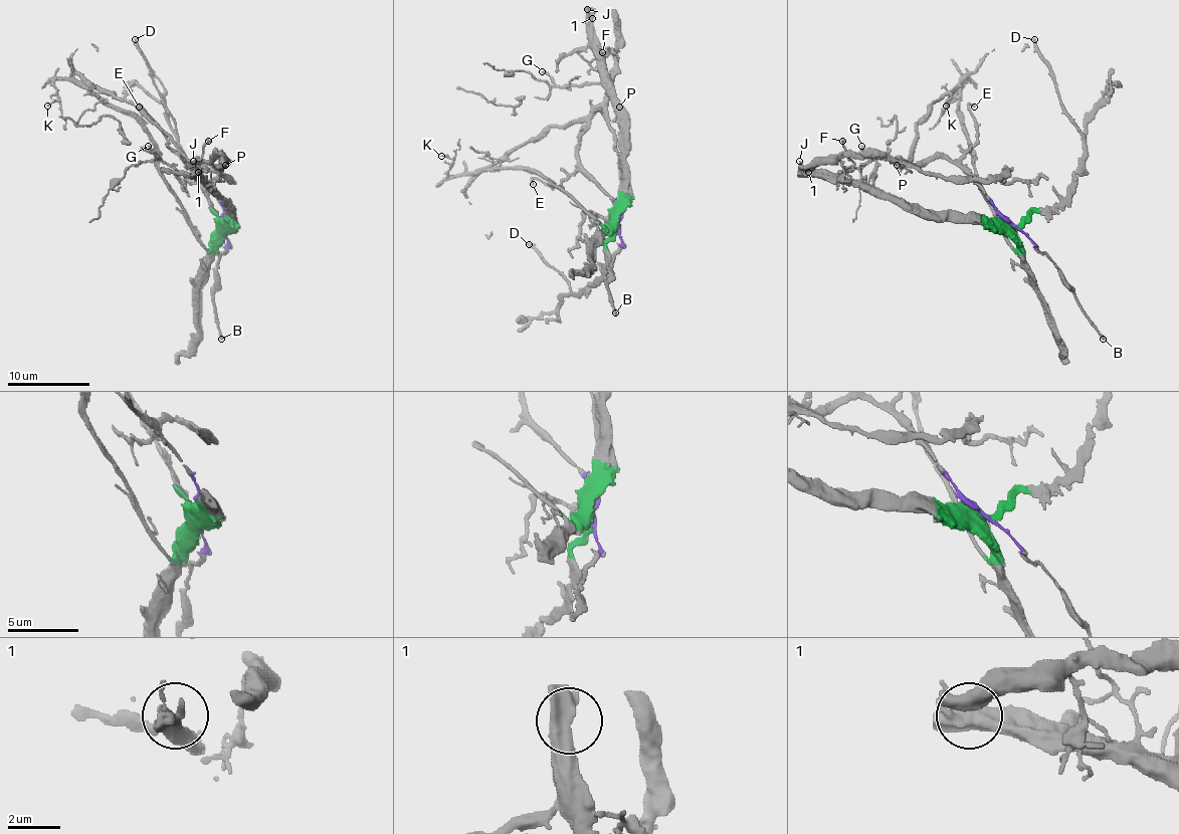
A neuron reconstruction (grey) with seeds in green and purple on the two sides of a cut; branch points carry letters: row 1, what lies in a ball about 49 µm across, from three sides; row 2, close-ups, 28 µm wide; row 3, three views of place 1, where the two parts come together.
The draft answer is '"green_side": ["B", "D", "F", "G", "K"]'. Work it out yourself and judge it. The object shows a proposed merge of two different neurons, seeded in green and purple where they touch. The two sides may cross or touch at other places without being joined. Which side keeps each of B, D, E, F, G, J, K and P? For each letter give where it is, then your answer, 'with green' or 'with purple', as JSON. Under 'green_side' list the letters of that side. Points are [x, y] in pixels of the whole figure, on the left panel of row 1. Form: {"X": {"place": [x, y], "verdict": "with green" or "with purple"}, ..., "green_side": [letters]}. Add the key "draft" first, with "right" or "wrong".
{"draft": "wrong", "B": {"place": [221, 339], "verdict": "with purple"}, "D": {"place": [135, 39], "verdict": "with green"}, "E": {"place": [139, 107], "verdict": "with purple"}, "F": {"place": [208, 141], "verdict": "with green"}, "G": {"place": [148, 146], "verdict": "with green"}, "J": {"place": [193, 161], "verdict": "with green"}, "K": {"place": [47, 106], "verdict": "with green"}, "P": {"place": [225, 165], "verdict": "with purple"}, "green_side": ["D", "F", "G", "J", "K"]}

